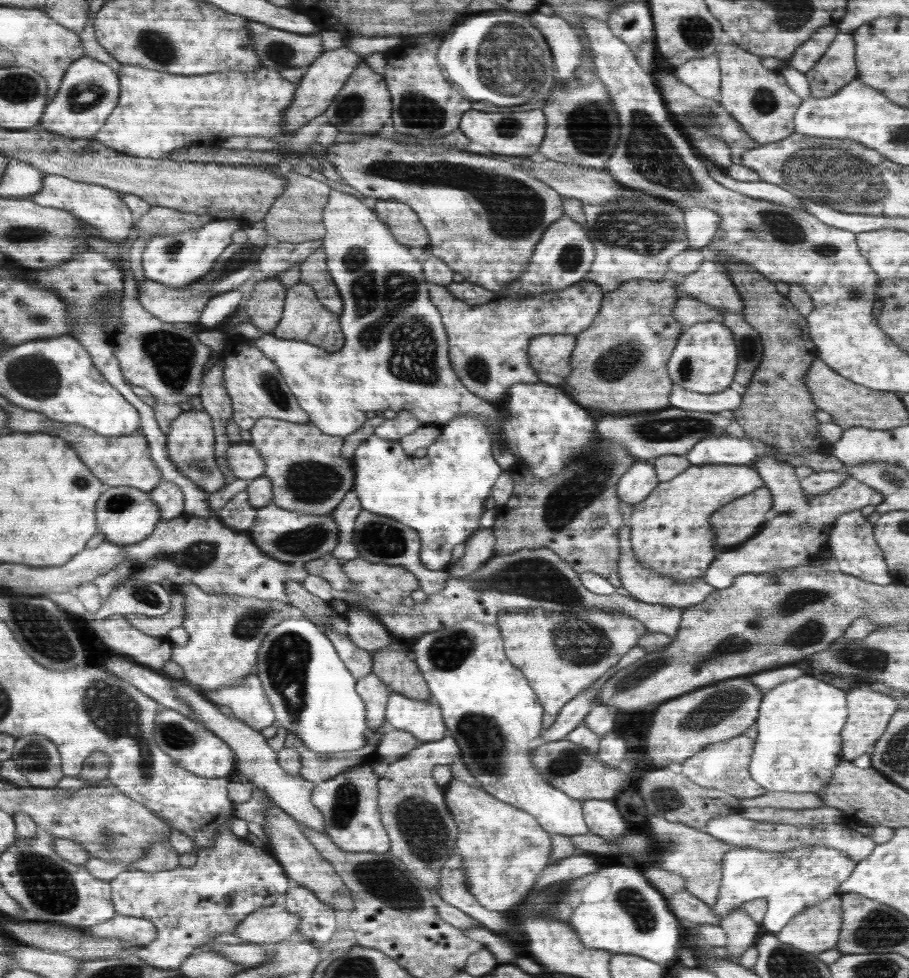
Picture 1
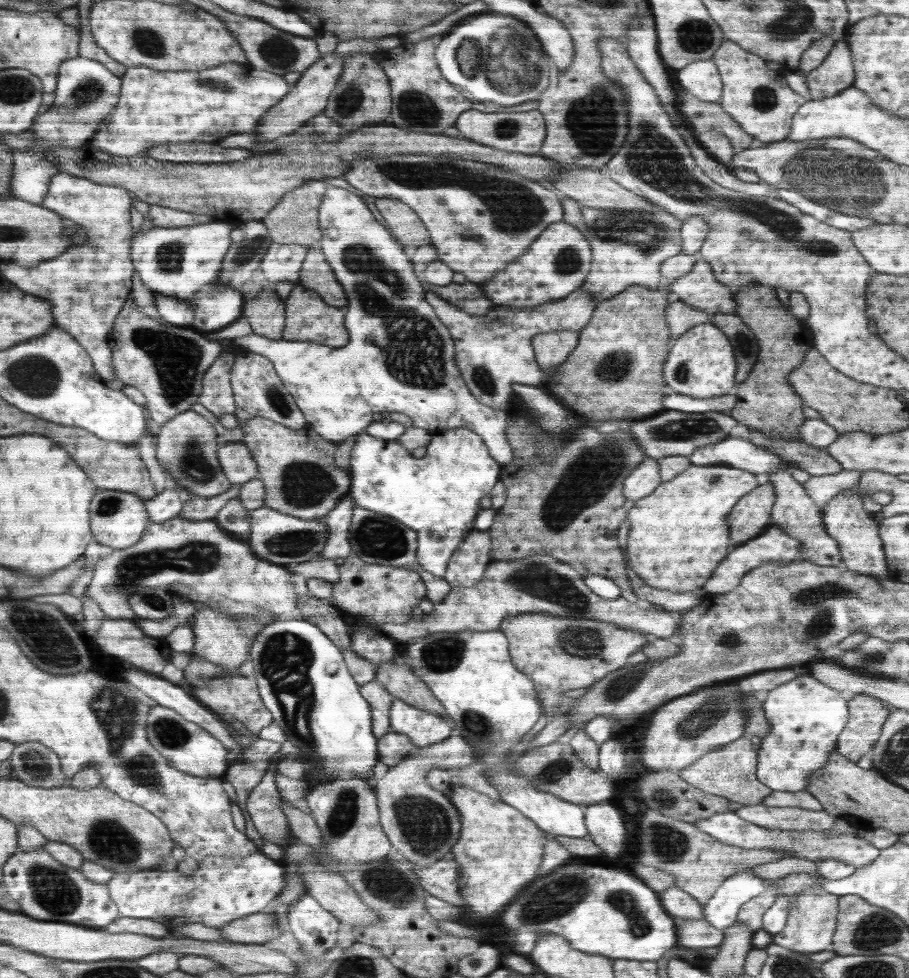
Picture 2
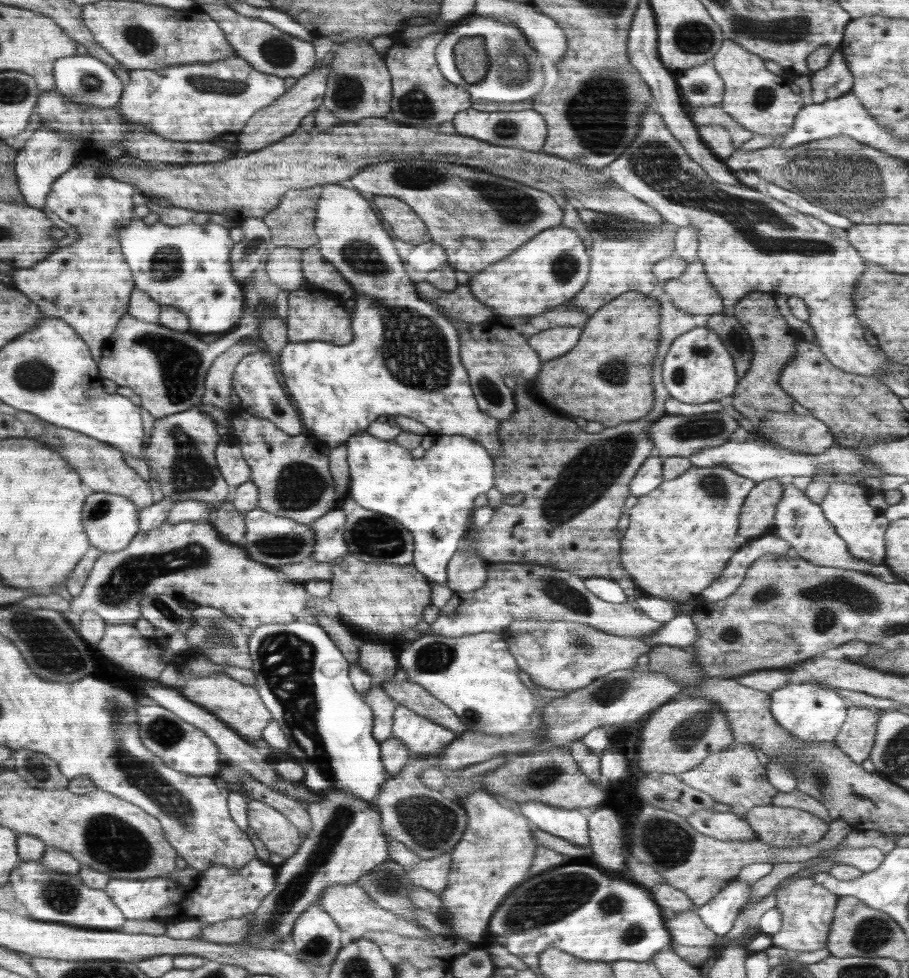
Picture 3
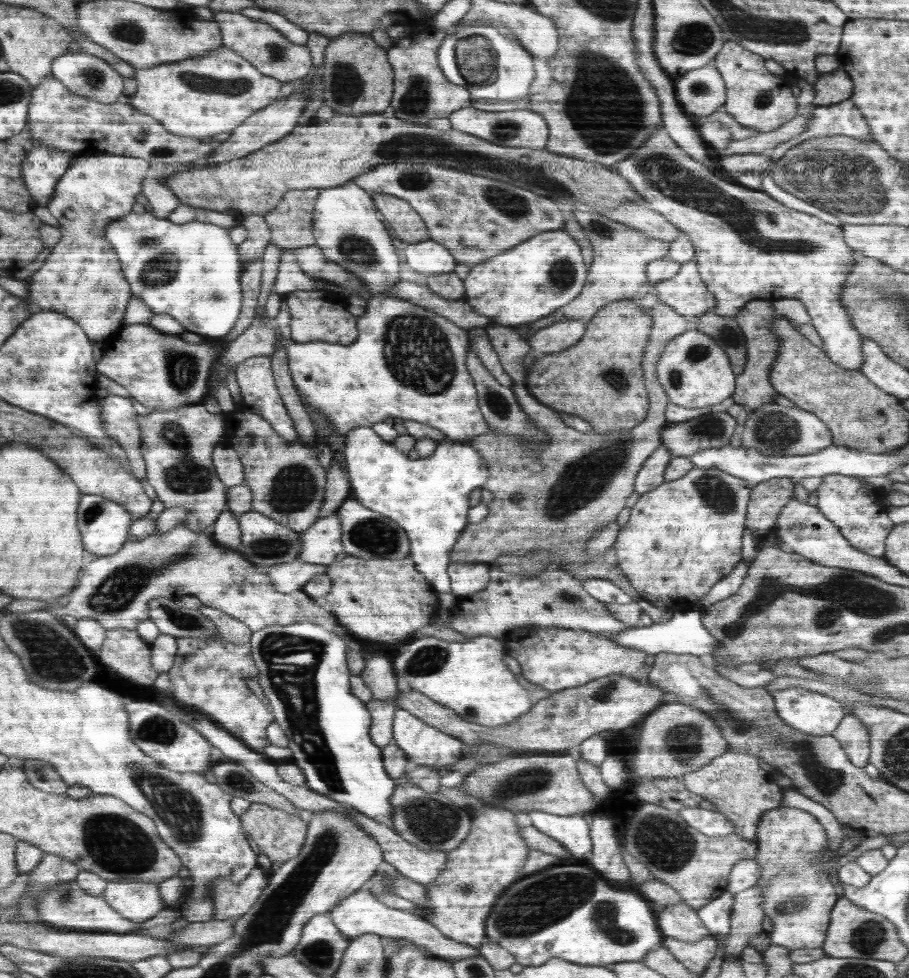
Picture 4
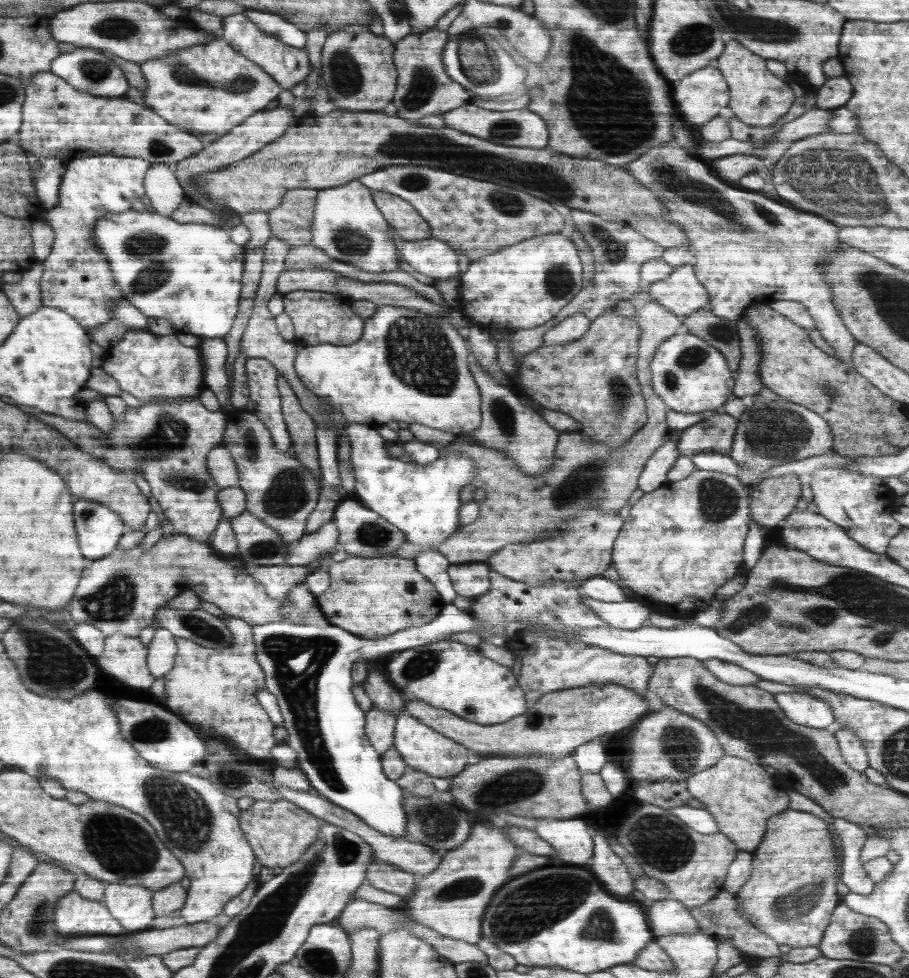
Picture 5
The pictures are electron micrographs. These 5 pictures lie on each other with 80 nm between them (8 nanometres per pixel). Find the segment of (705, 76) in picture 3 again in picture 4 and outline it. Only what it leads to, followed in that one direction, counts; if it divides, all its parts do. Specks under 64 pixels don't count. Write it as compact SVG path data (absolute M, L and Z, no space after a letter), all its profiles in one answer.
M713 61L673 81L682 109L698 118L707 117L726 102L725 82Z

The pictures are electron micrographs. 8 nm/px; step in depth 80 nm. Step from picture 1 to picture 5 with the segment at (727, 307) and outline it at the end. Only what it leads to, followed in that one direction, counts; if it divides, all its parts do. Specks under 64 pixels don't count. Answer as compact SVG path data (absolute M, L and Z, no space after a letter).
M692 265L674 268L668 278L652 283L646 292L660 306L685 318L705 309L711 301L704 286L698 282Z

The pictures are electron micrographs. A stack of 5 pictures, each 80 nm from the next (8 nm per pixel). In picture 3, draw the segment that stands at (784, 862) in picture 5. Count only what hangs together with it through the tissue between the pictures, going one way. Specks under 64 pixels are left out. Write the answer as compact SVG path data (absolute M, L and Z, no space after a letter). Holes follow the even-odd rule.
M756 806L745 812L745 819L760 840L777 849L788 846L788 842L796 845L818 842L829 826L813 813L790 806ZM790 878L782 889L777 890L775 908L780 910L783 921L781 929L772 935L772 945L785 948L790 953L820 950L827 946L839 896L832 894L812 878Z

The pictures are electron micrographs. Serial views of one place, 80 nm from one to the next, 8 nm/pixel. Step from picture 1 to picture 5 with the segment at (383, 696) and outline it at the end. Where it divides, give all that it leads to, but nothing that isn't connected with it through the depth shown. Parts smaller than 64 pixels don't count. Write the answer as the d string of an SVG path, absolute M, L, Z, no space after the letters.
M372 707L366 714L366 727L364 736L378 754L382 755L386 750L394 746L395 722L397 717L392 713L384 712Z

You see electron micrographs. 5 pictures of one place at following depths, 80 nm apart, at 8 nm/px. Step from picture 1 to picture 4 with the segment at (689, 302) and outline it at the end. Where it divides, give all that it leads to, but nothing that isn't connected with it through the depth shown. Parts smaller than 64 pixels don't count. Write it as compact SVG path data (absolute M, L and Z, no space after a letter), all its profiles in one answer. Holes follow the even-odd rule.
M660 303L647 311L652 320L652 329L641 362L649 398L647 415L633 429L602 434L574 430L563 422L557 411L529 394L525 387L528 372L523 367L522 359L533 350L516 328L494 322L484 327L502 368L512 379L511 390L520 408L531 418L537 430L547 432L549 441L541 453L533 455L520 439L496 431L465 440L485 460L489 475L483 488L490 490L494 499L488 504L489 513L484 521L467 524L458 535L450 553L452 561L493 564L500 556L524 556L529 551L549 550L553 556L561 557L563 571L581 581L592 578L612 581L634 601L638 600L636 589L617 565L614 545L601 557L587 559L583 552L587 540L598 529L604 529L616 521L619 512L626 506L626 498L635 491L633 484L638 471L661 445L661 430L667 423L665 410L669 400L660 388L660 382L657 382L656 365L670 340L696 327L696 316L677 314L666 303ZM513 494L522 496L518 503L513 503Z

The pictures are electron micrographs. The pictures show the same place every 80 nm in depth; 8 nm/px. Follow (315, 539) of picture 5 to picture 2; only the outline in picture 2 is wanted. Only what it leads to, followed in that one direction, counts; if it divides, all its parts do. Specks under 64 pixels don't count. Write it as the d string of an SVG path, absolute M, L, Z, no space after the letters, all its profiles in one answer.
M346 494L326 516L323 516L322 522L328 530L328 539L324 550L321 550L320 557L323 559L345 559L352 554L348 529L350 529L354 507L355 502L352 495Z

